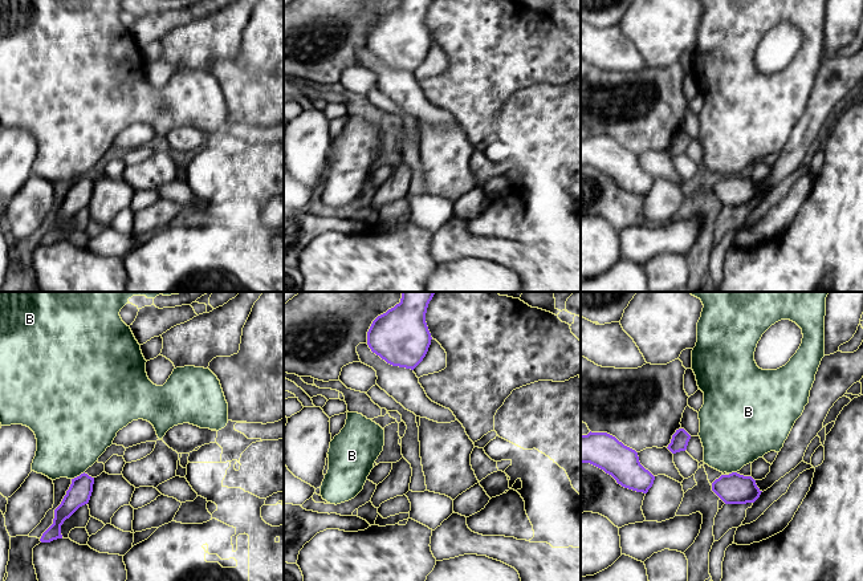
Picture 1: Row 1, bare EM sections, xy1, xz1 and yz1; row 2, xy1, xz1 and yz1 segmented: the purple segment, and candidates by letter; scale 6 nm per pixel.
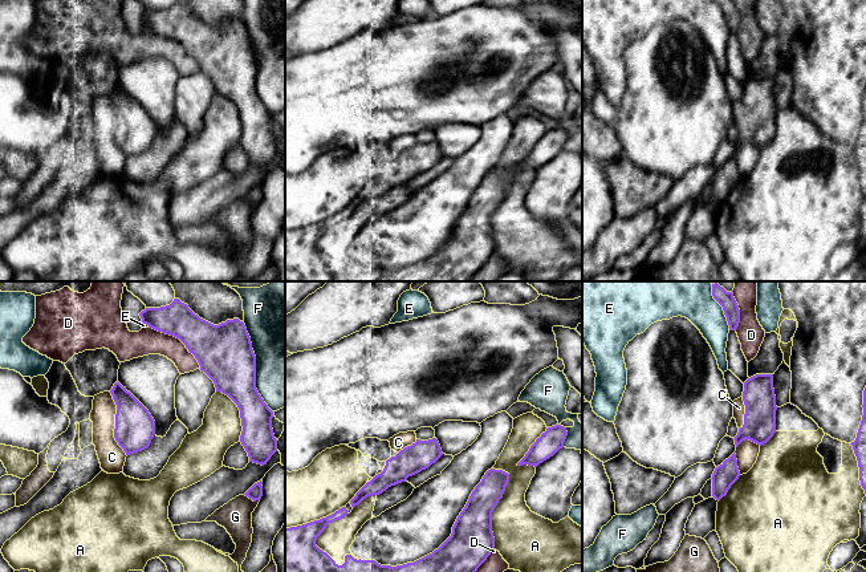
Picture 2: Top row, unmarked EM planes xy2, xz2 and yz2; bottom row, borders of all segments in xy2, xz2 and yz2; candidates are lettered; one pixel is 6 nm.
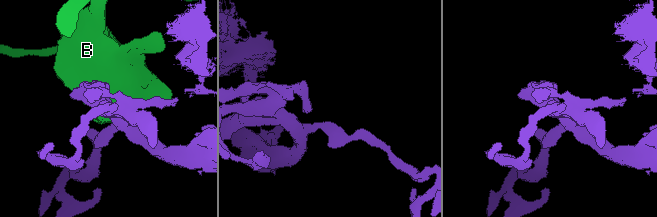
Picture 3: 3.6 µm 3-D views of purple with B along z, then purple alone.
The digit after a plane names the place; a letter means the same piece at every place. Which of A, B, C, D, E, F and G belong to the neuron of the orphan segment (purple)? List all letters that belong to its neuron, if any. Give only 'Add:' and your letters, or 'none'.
Add: B

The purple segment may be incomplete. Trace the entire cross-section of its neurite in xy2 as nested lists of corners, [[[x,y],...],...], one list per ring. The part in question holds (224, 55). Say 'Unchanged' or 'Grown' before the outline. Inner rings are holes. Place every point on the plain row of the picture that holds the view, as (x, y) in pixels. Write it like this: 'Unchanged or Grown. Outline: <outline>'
Unchanged. Outline: [[[179,1],[166,9],[146,11],[139,19],[149,31],[179,41],[214,84],[216,94],[237,107],[243,129],[240,145],[249,165],[267,167],[277,154],[273,114],[256,92],[256,58],[244,25],[233,21],[214,28]]]

